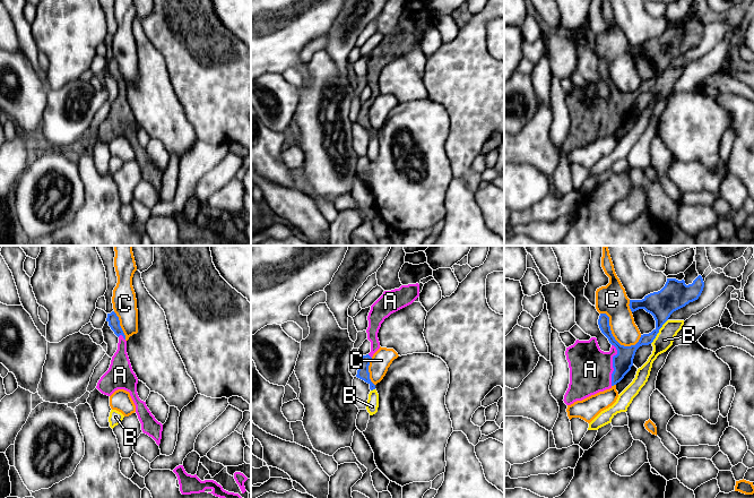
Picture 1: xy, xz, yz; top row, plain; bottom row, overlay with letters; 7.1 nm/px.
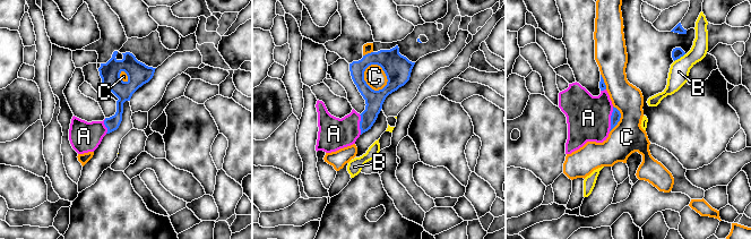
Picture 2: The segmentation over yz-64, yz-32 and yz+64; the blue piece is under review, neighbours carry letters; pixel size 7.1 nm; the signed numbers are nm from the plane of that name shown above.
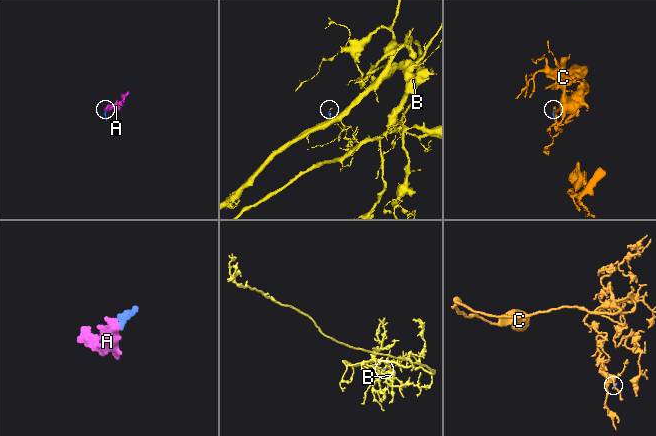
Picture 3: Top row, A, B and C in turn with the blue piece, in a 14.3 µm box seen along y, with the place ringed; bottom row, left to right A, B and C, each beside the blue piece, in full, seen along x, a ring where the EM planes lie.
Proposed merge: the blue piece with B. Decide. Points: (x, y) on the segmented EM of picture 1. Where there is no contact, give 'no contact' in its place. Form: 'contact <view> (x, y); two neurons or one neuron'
contact yz (658, 332); two neurons

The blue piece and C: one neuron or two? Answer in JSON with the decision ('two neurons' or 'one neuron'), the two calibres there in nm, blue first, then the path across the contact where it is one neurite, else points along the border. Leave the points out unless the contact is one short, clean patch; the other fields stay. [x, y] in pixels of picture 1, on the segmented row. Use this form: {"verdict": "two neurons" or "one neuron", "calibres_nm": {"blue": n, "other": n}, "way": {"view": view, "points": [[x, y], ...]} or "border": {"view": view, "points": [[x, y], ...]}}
{"verdict": "two neurons", "calibres_nm": {"blue": 140, "other": 200}}

